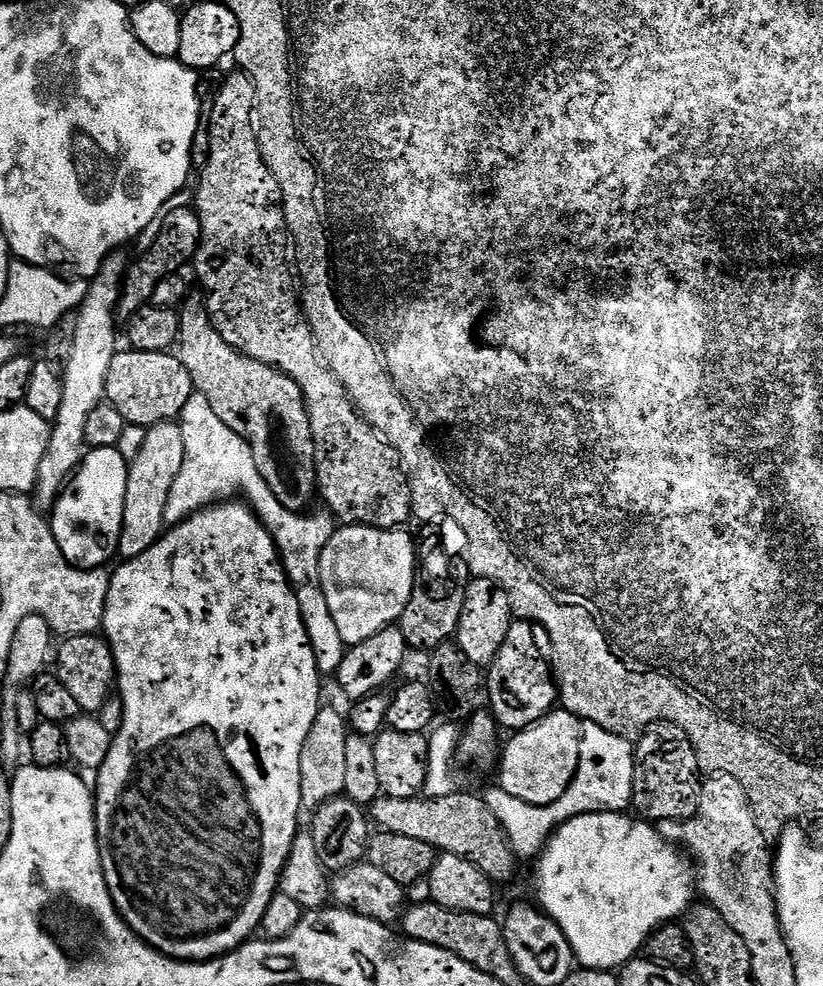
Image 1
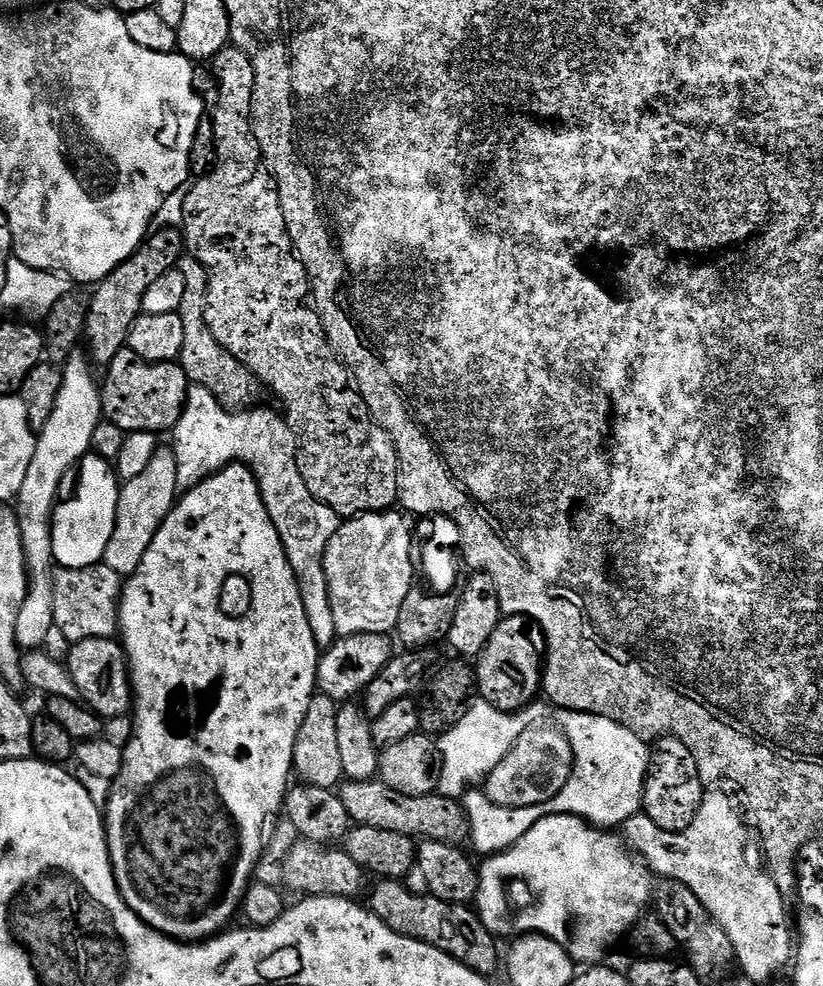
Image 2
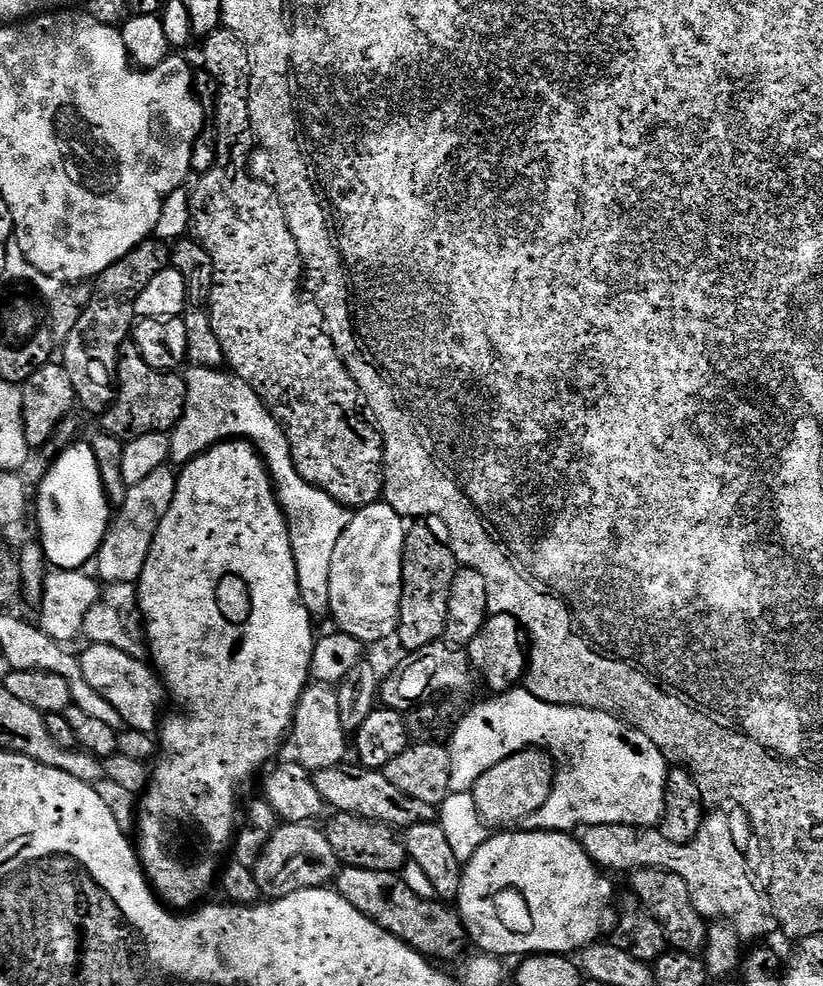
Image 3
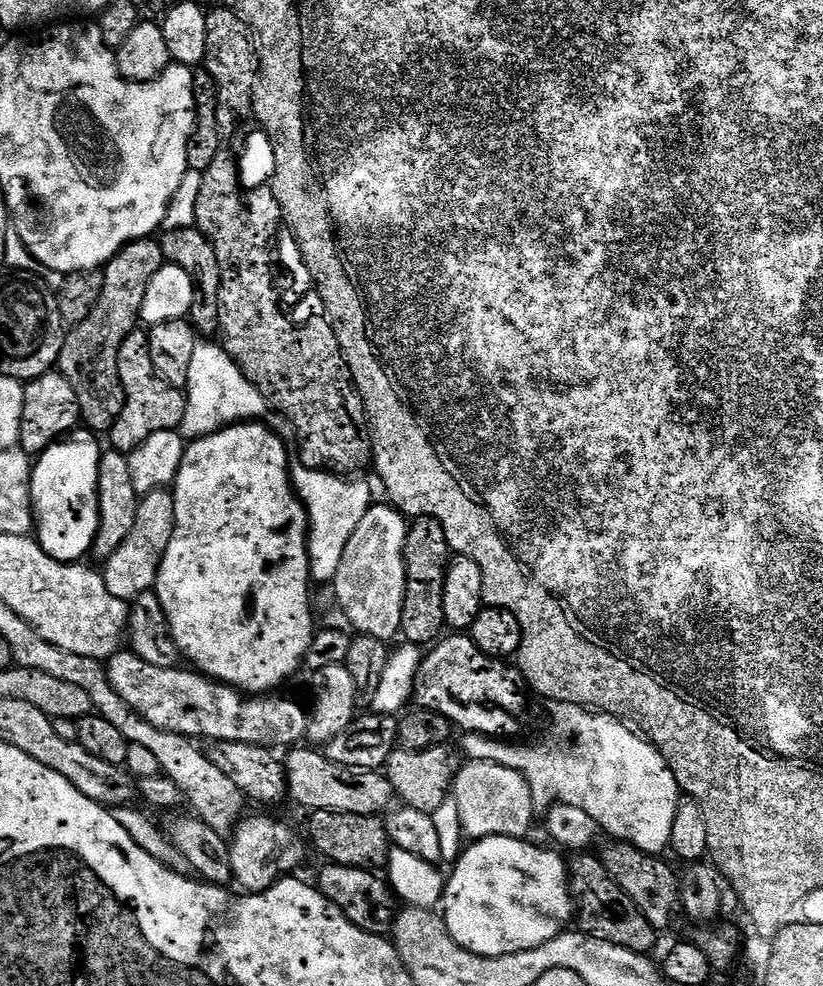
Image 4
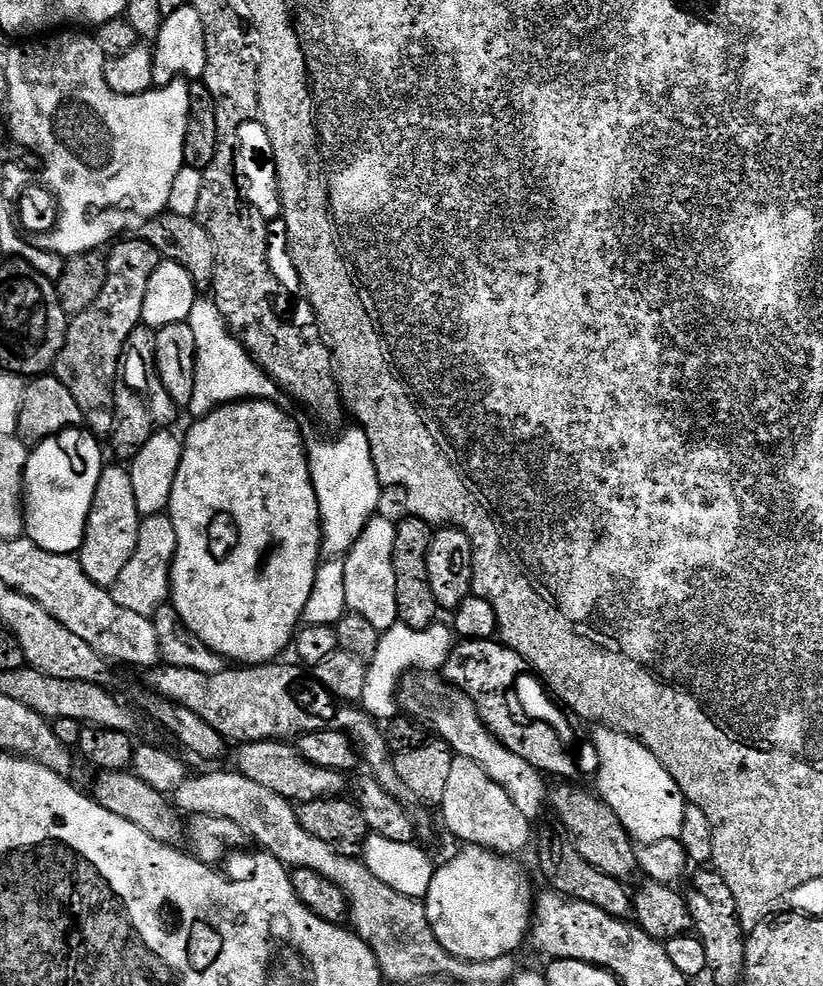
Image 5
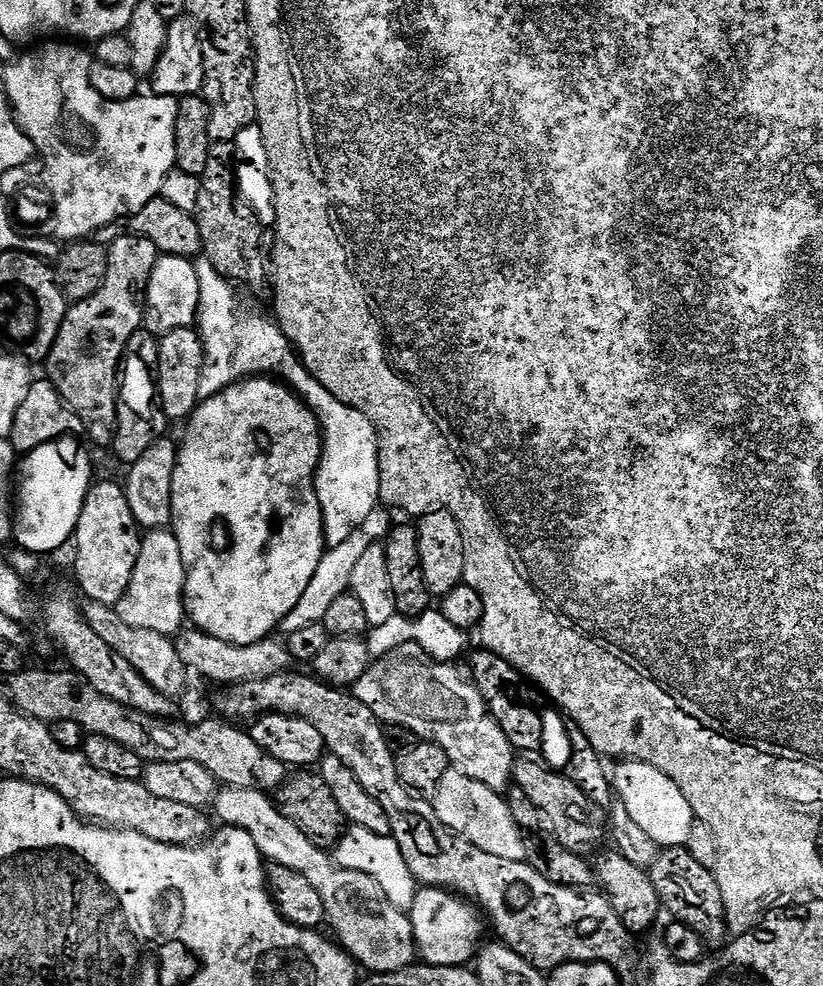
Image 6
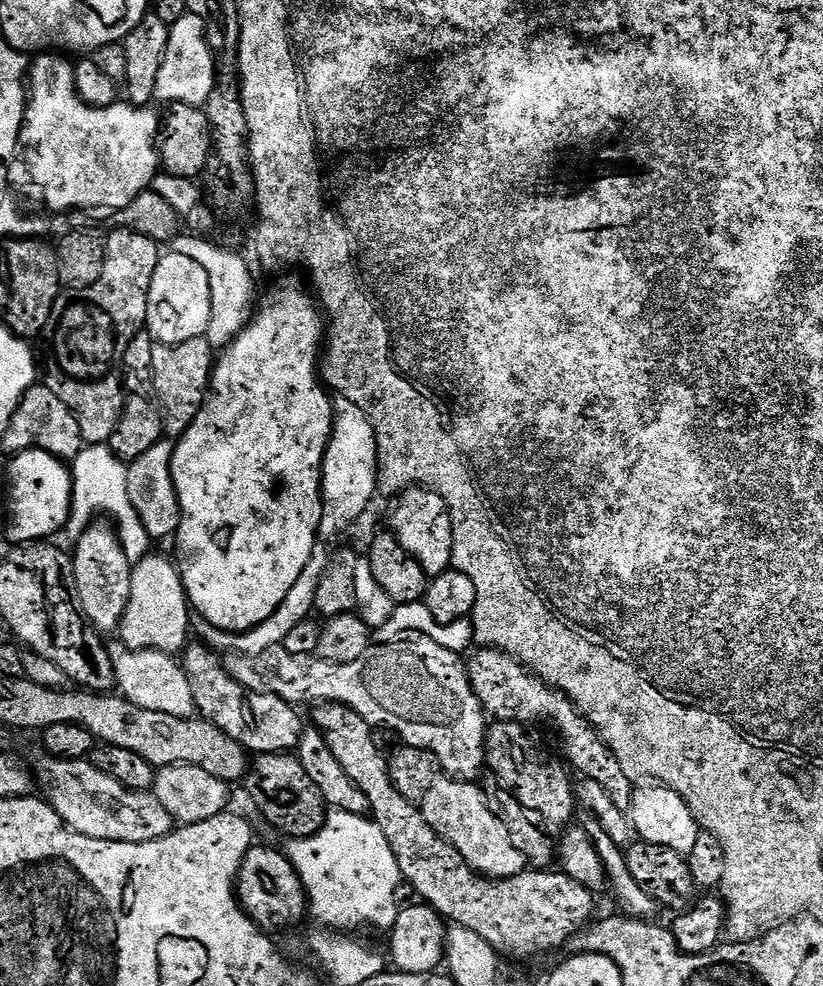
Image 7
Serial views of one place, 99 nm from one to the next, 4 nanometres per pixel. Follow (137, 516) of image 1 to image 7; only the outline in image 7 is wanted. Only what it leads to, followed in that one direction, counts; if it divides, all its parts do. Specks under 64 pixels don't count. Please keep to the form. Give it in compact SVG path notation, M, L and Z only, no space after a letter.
M148 554L132 569L132 597L126 608L124 621L118 630L119 639L131 648L152 648L155 652L169 654L183 653L190 640L188 637L188 612L190 616L188 593L184 591L184 578L180 575L179 567L175 563L172 565L164 556Z

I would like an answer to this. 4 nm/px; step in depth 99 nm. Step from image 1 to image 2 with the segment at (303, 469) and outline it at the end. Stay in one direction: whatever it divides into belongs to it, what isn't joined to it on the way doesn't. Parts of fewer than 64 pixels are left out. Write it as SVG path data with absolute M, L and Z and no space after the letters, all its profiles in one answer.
M185 254L180 257L178 267L186 278L186 291L179 311L186 334L182 341L182 354L178 363L188 376L189 385L210 390L210 394L218 398L220 405L229 410L248 410L259 405L260 392L262 393L260 381L248 367L238 362L238 358L234 358L234 354L230 354L220 345L218 338L210 334L210 326L204 321L204 311L208 305L208 272L204 264L198 262L195 256Z

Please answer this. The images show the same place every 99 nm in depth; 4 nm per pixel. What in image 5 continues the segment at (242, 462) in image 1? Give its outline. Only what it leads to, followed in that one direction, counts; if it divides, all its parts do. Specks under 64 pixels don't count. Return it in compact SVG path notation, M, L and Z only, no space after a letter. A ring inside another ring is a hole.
M196 299L186 321L190 330L194 330L196 343L194 398L190 405L190 412L193 412L193 417L196 418L210 414L223 404L235 404L237 400L255 400L273 395L271 393L273 385L270 383L268 373L253 360L243 344L232 335L215 299L207 299ZM359 426L351 427L337 440L320 440L317 444L309 443L306 448L310 478L320 507L320 551L328 558L343 557L354 546L354 542L358 542L362 530L377 515L379 508L376 507L380 504L382 493L380 479L374 470L374 458L370 454L370 442Z

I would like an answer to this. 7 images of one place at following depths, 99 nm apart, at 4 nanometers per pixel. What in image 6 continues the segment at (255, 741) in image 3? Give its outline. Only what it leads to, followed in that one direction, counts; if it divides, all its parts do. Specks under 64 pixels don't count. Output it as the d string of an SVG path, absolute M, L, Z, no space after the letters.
M249 378L241 380L238 384L231 384L218 394L201 399L192 415L188 417L186 427L188 429L184 432L184 441L182 439L179 441L176 453L171 522L171 527L178 538L178 546L182 550L186 616L195 627L214 638L222 638L222 642L230 642L238 646L257 644L259 640L269 639L279 629L286 614L290 614L290 610L298 606L302 594L306 594L306 586L310 586L318 570L318 562L322 562L326 551L324 515L316 493L316 468L320 465L322 447L320 423L308 405L287 384L276 378Z

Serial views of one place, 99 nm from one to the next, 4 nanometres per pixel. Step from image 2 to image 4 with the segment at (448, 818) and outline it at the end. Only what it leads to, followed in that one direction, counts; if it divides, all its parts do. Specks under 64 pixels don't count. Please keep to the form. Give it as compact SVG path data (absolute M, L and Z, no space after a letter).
M293 747L287 753L286 792L294 803L312 812L345 812L359 816L380 816L393 807L395 792L387 775L371 768L338 766L338 762L330 762L319 751L304 747Z

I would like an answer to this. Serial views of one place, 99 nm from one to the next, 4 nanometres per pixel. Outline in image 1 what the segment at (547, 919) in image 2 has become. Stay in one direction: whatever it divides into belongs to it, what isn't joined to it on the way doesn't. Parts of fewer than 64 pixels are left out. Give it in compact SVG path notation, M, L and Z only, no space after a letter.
M591 812L570 818L548 838L536 864L539 907L566 934L580 968L619 970L641 955L652 931L679 921L698 896L694 868L677 845L667 841L649 821L624 812Z

